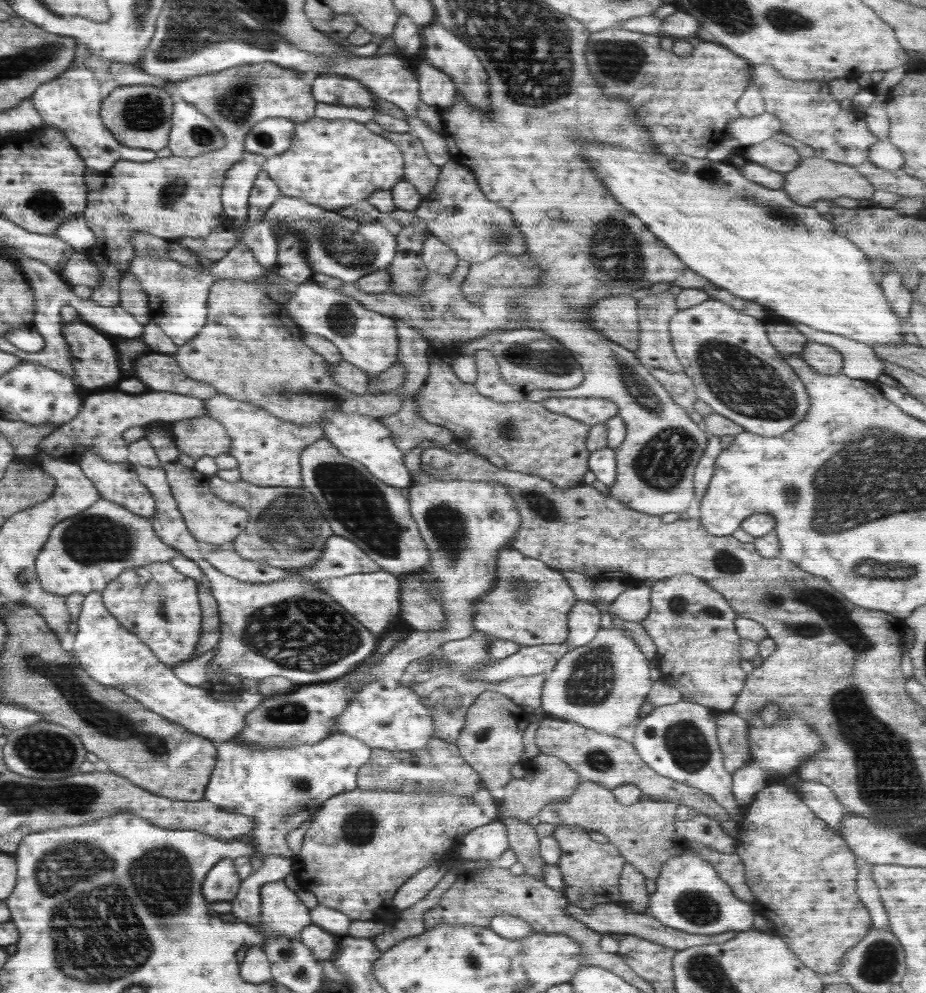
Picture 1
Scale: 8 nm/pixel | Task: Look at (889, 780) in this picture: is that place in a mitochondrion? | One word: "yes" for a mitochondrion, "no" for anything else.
yes

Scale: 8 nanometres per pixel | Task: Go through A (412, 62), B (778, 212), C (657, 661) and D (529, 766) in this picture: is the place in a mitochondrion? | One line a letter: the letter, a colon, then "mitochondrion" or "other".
A: other
B: mitochondrion
C: other
D: other

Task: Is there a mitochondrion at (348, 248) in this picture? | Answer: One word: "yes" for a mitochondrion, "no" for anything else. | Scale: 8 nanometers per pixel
yes

